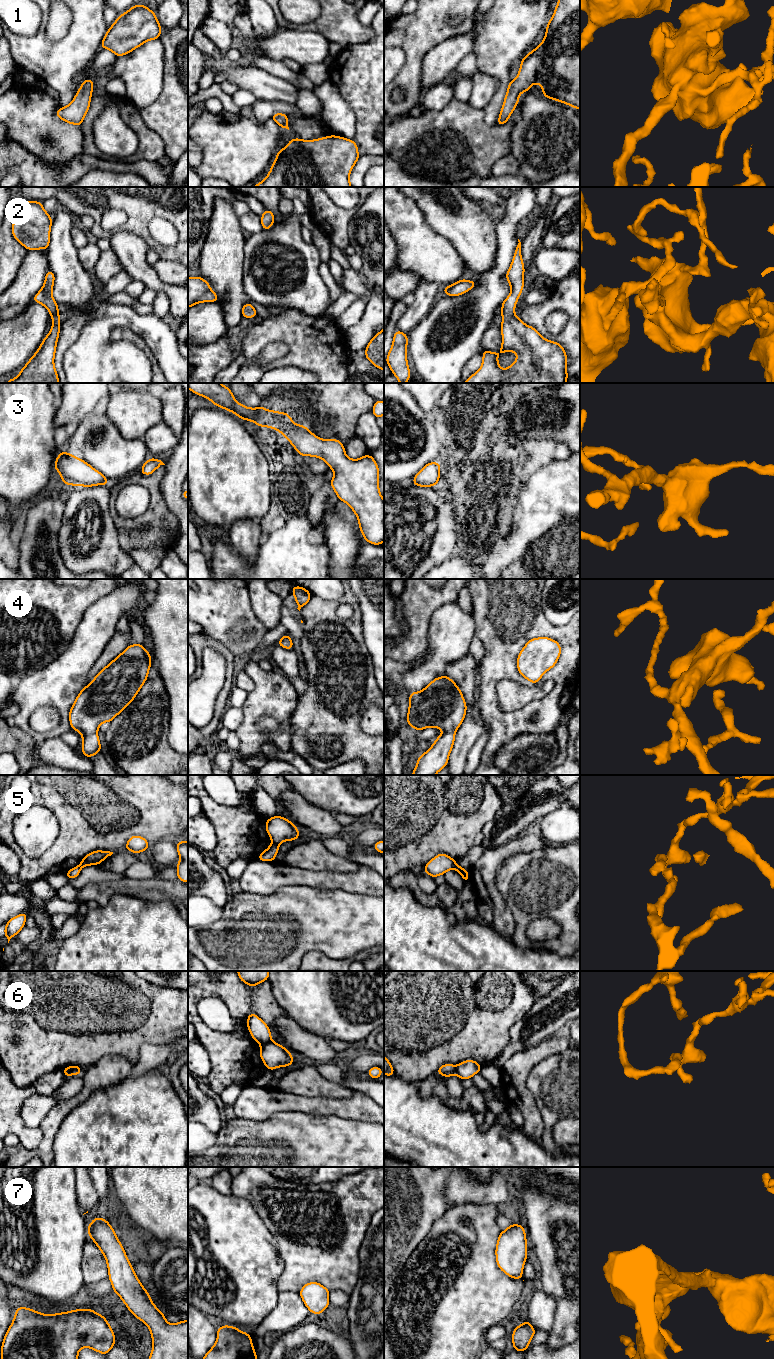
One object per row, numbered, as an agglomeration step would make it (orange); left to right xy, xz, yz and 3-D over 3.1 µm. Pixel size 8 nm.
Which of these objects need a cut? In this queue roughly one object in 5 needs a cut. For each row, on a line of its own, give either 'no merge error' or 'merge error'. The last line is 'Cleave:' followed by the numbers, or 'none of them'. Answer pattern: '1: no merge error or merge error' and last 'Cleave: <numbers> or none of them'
1: no merge error
2: no merge error
3: no merge error
4: no merge error
5: merge error
6: merge error
7: no merge error
Cleave: 5, 6

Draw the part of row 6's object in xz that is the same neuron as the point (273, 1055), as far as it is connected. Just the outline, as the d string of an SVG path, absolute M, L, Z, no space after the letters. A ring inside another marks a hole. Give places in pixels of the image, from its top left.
M273 1041L260 1046L260 1057L266 1068L271 1071L277 1067L286 1067L295 1063L292 1053Z

